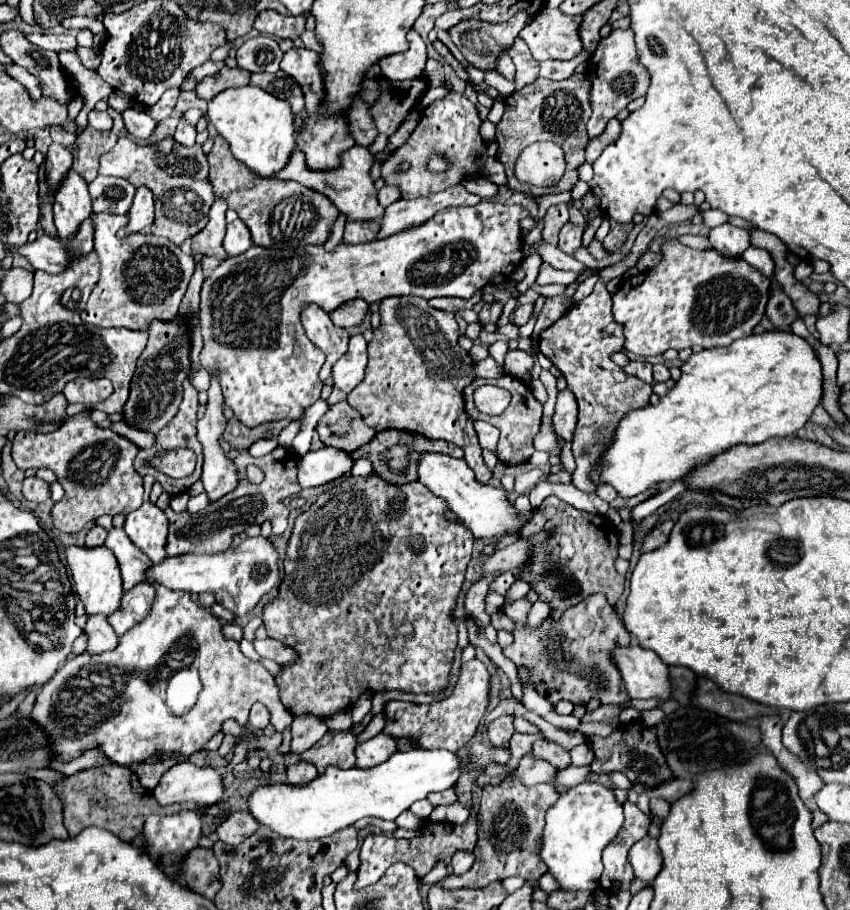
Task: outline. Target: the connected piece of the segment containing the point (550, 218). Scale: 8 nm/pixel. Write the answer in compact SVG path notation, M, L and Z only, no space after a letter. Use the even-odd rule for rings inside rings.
M568 204L550 206L542 220L544 220L542 240L548 244L558 244L558 230L568 222Z

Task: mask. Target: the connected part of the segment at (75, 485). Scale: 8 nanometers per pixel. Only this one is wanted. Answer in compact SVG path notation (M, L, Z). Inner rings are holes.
M90 412L68 418L54 432L20 430L12 440L12 458L20 470L48 468L56 474L64 488L64 498L52 508L52 522L60 532L76 534L92 526L100 516L130 514L144 502L142 476L134 470L132 462L138 448L114 434L110 428L96 428L90 420Z

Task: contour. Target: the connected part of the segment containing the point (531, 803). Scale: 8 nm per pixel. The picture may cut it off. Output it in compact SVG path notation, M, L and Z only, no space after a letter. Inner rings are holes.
M508 778L500 786L486 786L478 808L478 842L474 846L476 862L462 876L446 876L440 886L452 888L484 888L494 880L522 876L536 882L548 868L538 860L538 840L542 838L546 808L554 806L558 792L552 786L524 786L518 778Z

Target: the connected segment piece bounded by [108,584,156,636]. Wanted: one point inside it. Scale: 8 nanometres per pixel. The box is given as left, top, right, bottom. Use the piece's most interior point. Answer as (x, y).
(136, 604)

